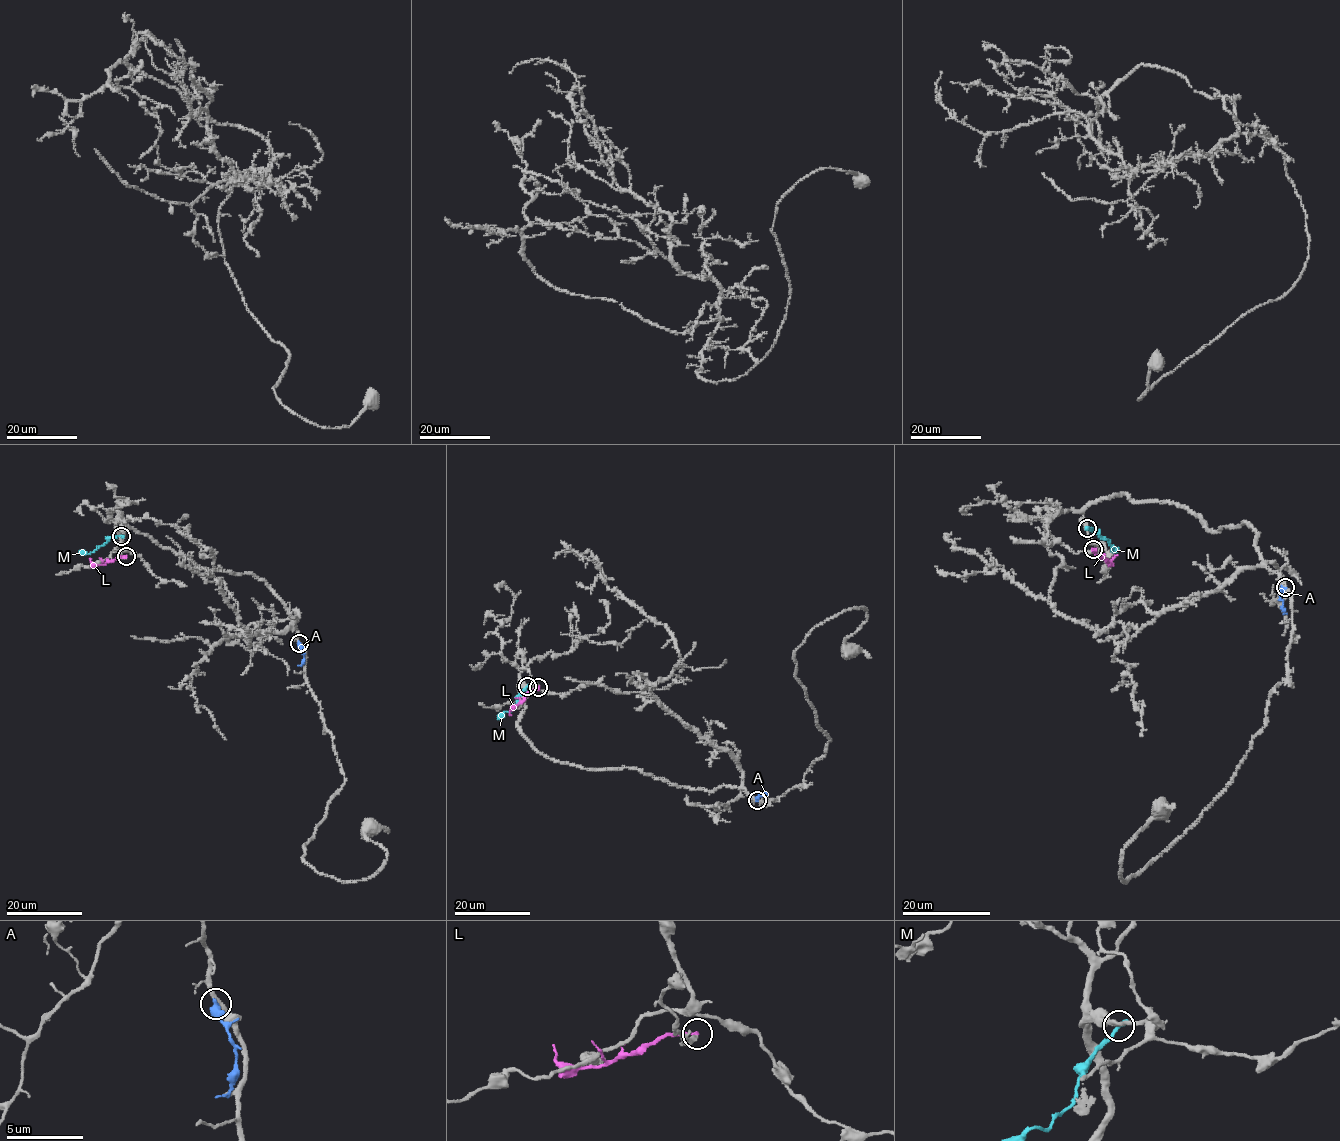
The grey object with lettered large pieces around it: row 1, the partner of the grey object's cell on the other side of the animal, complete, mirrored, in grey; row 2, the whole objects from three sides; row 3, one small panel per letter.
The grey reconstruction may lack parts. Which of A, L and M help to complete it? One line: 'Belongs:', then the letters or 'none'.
Belongs: none

